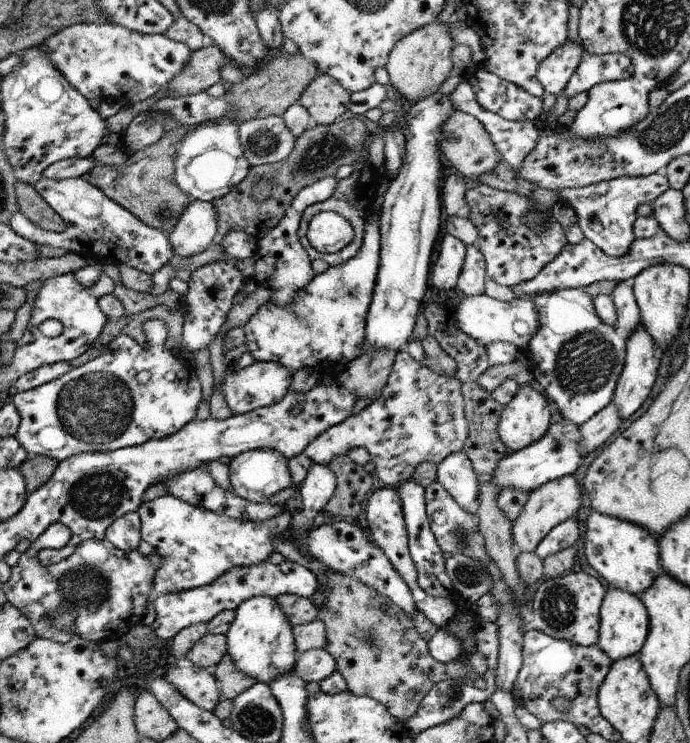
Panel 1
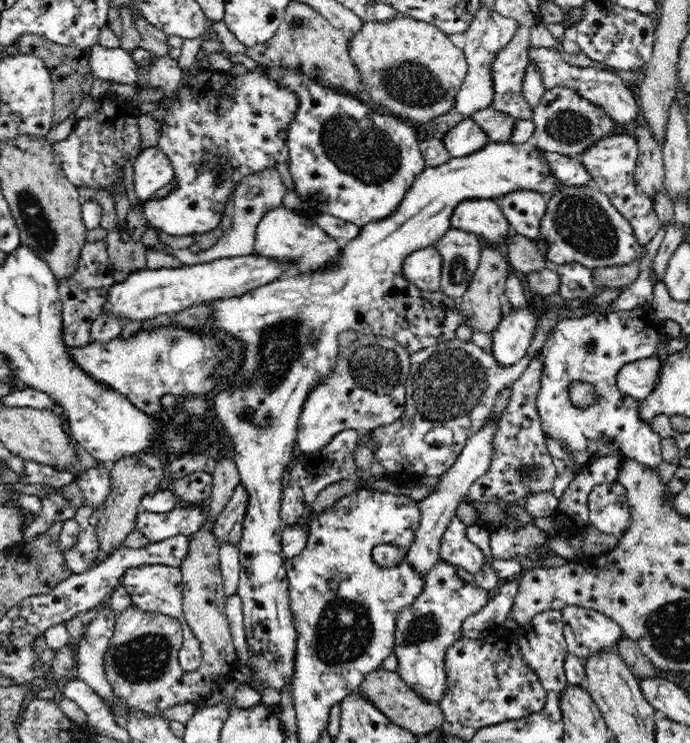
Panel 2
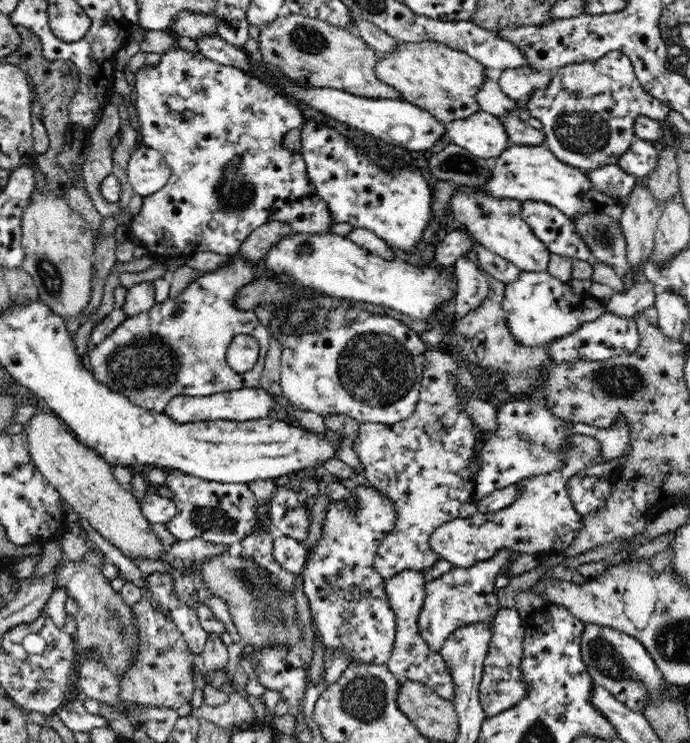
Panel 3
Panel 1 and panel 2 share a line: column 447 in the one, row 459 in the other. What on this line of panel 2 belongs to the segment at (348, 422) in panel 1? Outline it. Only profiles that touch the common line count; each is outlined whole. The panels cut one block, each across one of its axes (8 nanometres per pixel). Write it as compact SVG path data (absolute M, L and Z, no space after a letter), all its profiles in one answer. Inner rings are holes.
M662 225L658 230L658 233L650 240L650 243L646 246L647 254L642 258L640 263L640 272L638 279L630 284L628 287L622 290L619 298L610 305L602 306L590 306L587 304L576 306L556 306L554 308L547 308L546 311L542 311L538 316L538 324L536 324L536 332L532 336L532 342L530 348L526 353L526 356L519 360L516 364L510 367L501 366L493 356L492 353L482 350L472 341L461 341L458 338L454 340L448 340L448 342L440 342L432 345L423 350L414 352L411 354L411 366L410 374L408 374L408 380L406 380L406 404L404 408L404 414L392 424L375 428L371 431L371 439L373 442L373 453L376 460L385 468L384 478L392 480L394 483L400 485L411 486L415 484L415 480L418 478L424 478L424 476L441 476L456 462L456 458L460 456L460 452L464 450L468 439L472 435L484 426L484 422L489 418L491 408L494 406L496 397L498 397L504 388L510 388L524 373L524 370L528 368L528 364L534 359L538 352L544 346L545 339L551 332L551 328L563 318L581 317L587 315L592 311L615 311L628 310L640 306L649 306L653 301L653 292L655 286L655 280L652 277L652 264L654 264L654 256L658 250L660 250L660 244L662 244L667 227ZM436 428L448 428L453 434L453 440L451 444L428 444L426 442L426 434L436 430Z

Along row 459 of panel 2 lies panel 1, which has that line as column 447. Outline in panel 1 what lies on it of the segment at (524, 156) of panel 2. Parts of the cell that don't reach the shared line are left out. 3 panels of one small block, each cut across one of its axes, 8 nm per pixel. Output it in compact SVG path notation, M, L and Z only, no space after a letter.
M445 235L441 240L440 253L436 263L432 266L429 279L440 290L456 289L456 282L466 256L465 244L459 238Z

